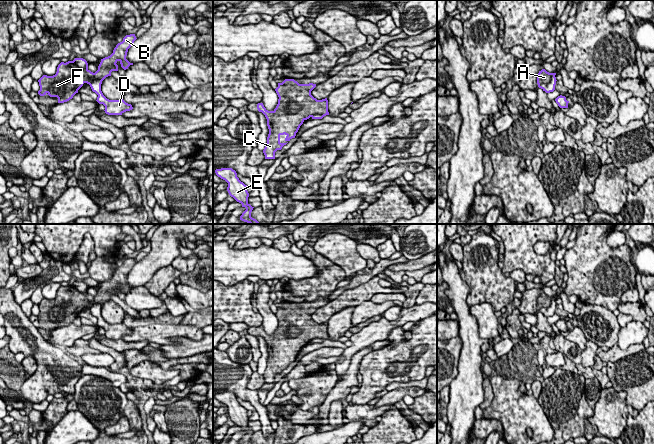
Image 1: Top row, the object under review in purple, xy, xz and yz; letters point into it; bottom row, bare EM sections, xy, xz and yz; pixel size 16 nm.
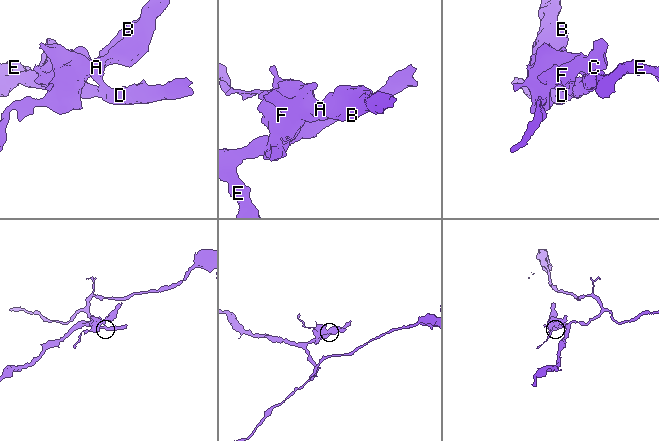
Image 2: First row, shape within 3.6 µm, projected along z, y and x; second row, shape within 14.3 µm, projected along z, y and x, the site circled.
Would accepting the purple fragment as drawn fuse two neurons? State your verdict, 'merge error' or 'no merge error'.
merge error

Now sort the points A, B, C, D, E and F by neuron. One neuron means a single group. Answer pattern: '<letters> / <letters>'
A B C F / D E

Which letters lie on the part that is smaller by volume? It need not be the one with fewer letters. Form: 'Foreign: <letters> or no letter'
Foreign: A, B, C, F

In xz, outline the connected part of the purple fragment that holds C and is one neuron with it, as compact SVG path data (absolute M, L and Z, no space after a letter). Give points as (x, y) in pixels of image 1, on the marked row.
M285 79L282 83L278 83L278 87L275 89L279 99L273 111L268 111L263 103L257 104L258 111L262 112L267 119L269 129L267 143L263 150L265 159L275 159L275 152L281 150L292 138L295 138L300 126L312 115L329 115L327 98L317 100L311 95L311 91L315 87L316 84L313 83L299 84L294 79Z

